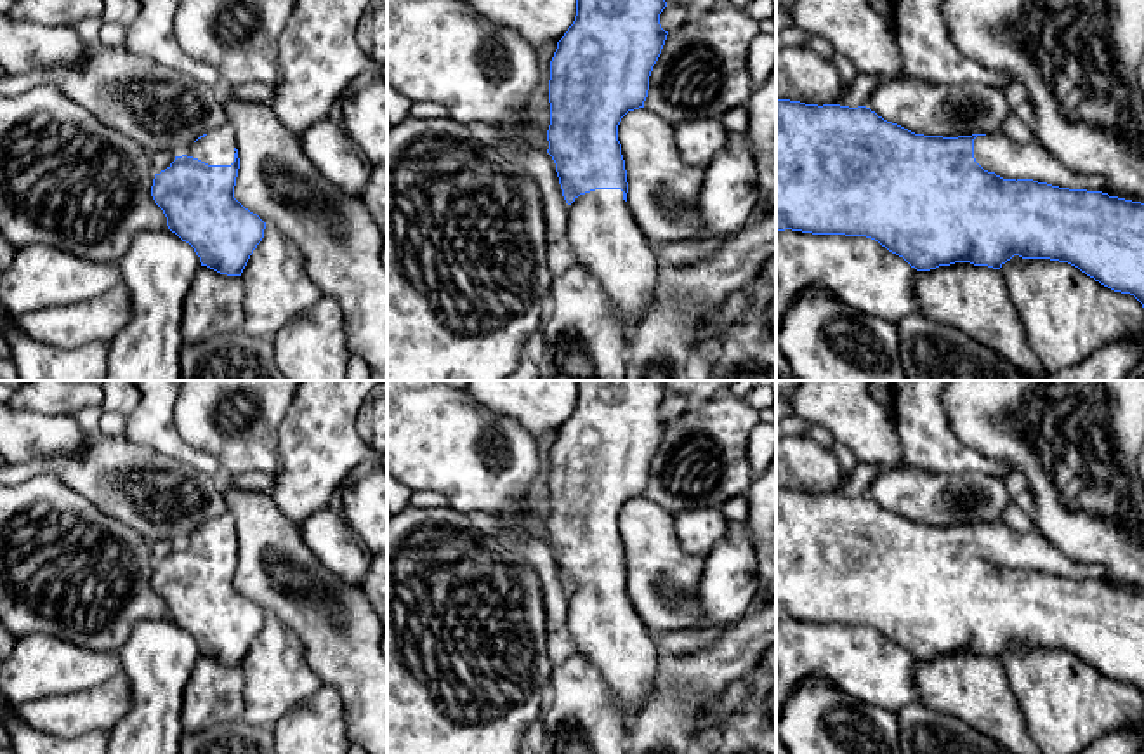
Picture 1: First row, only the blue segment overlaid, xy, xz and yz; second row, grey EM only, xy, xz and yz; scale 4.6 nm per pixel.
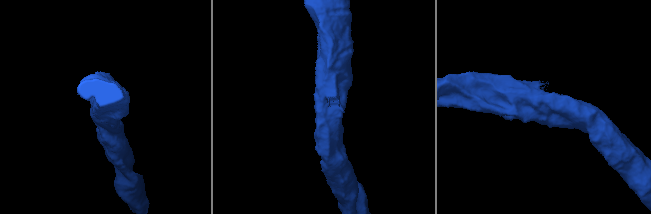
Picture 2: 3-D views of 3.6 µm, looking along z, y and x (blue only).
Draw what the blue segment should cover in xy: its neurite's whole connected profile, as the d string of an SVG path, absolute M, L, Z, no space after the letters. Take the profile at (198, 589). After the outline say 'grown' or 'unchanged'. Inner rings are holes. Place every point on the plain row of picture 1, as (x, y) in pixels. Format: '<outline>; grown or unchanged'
M227 511L200 525L186 544L175 546L165 559L155 563L151 575L168 618L194 638L201 655L227 665L241 665L266 618L266 612L234 587L238 558L236 521Z; grown

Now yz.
M776 486L776 620L802 620L812 624L866 625L889 641L903 646L917 660L930 660L955 651L970 651L1000 658L1014 645L1022 648L1050 648L1068 651L1101 674L1134 685L1144 697L1144 592L1130 584L1109 580L1106 570L1068 559L1036 528L1019 533L1005 523L986 525L924 525L897 513L887 511L866 495L849 497L840 493L805 493Z; grown

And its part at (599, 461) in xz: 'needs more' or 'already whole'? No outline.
needs more

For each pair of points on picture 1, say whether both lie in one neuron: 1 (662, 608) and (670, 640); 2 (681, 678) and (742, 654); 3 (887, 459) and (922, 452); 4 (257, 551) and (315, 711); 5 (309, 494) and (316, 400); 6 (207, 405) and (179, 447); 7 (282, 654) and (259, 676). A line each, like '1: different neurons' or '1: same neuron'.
1: different neurons
2: same neuron
3: different neurons
4: different neurons
5: same neuron
6: different neurons
7: same neuron

